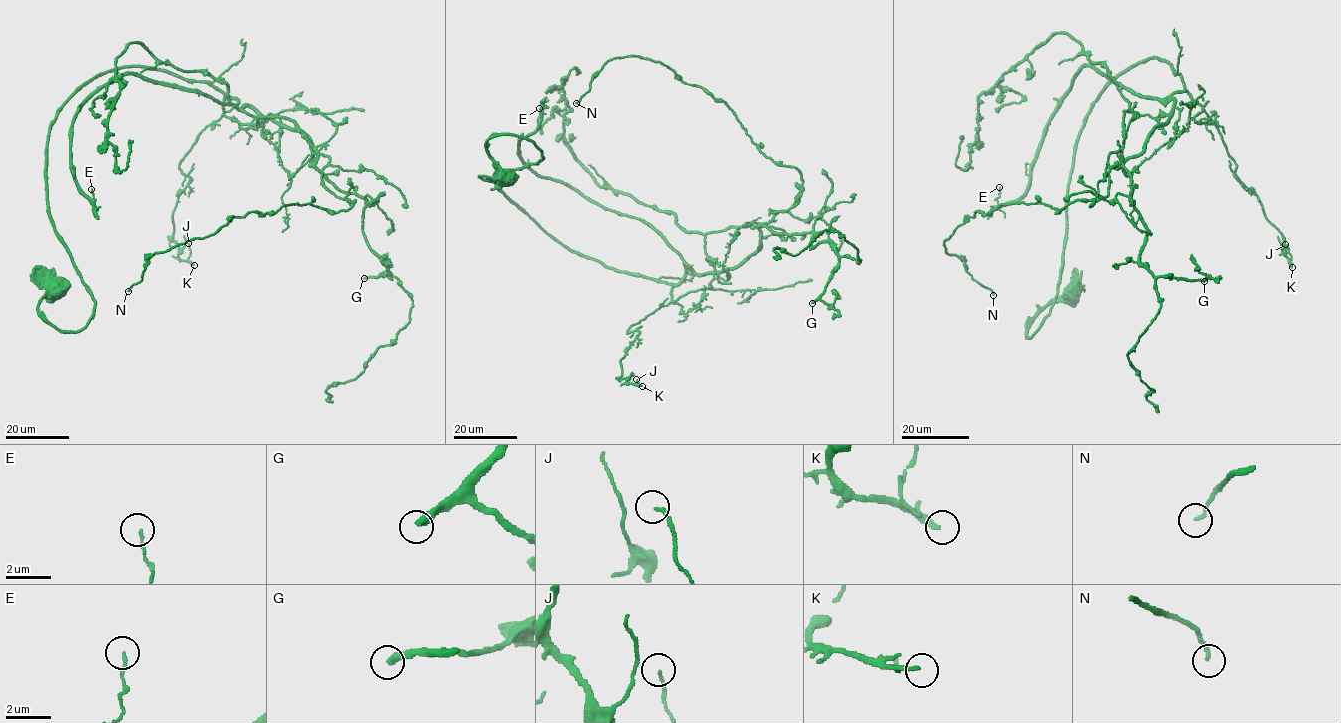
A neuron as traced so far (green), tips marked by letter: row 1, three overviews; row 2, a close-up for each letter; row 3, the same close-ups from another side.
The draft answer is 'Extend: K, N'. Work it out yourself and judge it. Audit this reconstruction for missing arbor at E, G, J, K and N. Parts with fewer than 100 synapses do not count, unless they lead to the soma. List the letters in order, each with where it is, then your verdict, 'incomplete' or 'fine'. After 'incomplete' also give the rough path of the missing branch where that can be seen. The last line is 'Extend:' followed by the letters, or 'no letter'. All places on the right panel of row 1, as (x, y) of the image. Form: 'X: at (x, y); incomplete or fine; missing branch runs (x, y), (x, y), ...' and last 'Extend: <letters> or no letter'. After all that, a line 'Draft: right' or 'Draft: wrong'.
E: at (999, 187); fine
G: at (1204, 281); incomplete; missing branch runs (1204, 281), (1230, 292), (1237, 310), (1232, 321), (1203, 349), (1203, 374), (1194, 383), (1177, 384)
J: at (1285, 244); fine
K: at (1292, 267); fine
N: at (993, 295); incomplete
Extend: G, N
Draft: wrong

